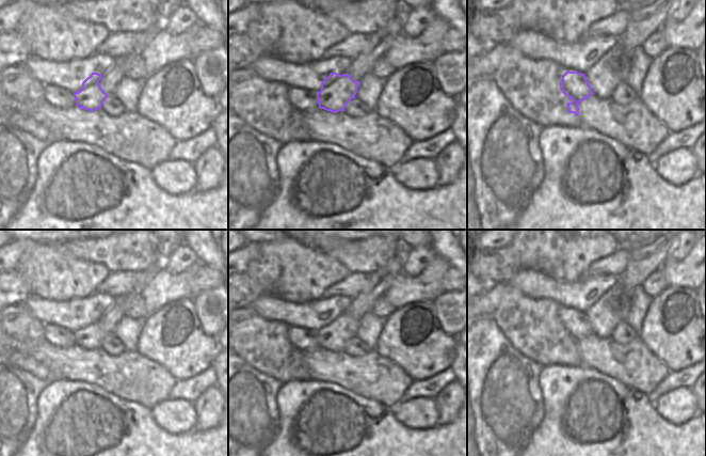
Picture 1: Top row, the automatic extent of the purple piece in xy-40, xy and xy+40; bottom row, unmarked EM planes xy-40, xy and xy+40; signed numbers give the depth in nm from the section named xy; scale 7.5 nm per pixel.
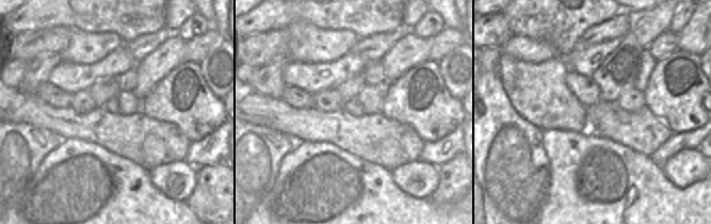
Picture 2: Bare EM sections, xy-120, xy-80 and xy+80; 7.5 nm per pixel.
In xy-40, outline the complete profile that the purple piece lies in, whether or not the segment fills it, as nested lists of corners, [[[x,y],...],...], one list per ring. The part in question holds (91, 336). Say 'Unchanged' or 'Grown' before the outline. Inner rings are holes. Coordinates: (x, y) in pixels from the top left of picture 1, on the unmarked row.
Unchanged. [[[92,312],[91,315],[82,321],[82,328],[79,331],[74,331],[76,346],[87,350],[101,348],[103,341],[108,336],[108,333],[99,324],[101,316],[102,314],[98,312]]]

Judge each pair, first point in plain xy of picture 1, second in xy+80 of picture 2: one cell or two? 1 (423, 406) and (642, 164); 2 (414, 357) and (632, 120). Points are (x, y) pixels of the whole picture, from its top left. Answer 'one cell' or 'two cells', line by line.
1: two cells
2: two cells

